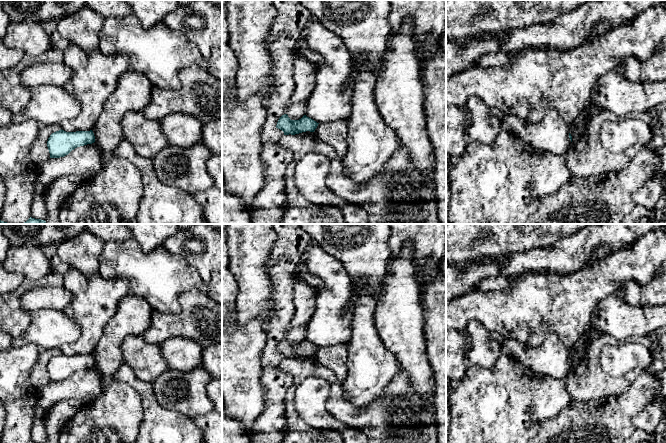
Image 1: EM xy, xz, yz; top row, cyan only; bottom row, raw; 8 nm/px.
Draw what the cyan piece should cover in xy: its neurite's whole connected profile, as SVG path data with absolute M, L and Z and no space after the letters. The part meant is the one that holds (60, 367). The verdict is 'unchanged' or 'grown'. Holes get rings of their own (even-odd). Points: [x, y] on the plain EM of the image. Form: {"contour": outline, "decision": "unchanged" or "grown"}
{"contour": "M59 354L50 359L47 365L47 371L50 382L60 382L68 379L77 371L92 368L95 366L95 360L92 354L66 356Z", "decision": "unchanged"}

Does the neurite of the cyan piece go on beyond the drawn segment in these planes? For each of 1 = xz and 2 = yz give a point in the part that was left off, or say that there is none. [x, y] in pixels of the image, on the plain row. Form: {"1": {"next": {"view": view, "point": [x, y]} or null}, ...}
{"1": {"next": null}, "2": {"next": null}}

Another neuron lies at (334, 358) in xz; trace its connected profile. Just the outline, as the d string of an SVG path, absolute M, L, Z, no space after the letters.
M344 344L318 348L314 358L326 368L332 370L342 383L347 374L348 349Z

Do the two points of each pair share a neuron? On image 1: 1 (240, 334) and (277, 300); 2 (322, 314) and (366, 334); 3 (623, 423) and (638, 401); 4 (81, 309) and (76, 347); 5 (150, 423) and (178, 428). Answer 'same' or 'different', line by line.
1: different
2: different
3: same
4: same
5: same

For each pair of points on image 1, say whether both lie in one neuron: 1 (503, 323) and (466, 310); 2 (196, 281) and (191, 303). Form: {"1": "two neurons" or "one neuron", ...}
{"1": "one neuron", "2": "two neurons"}

